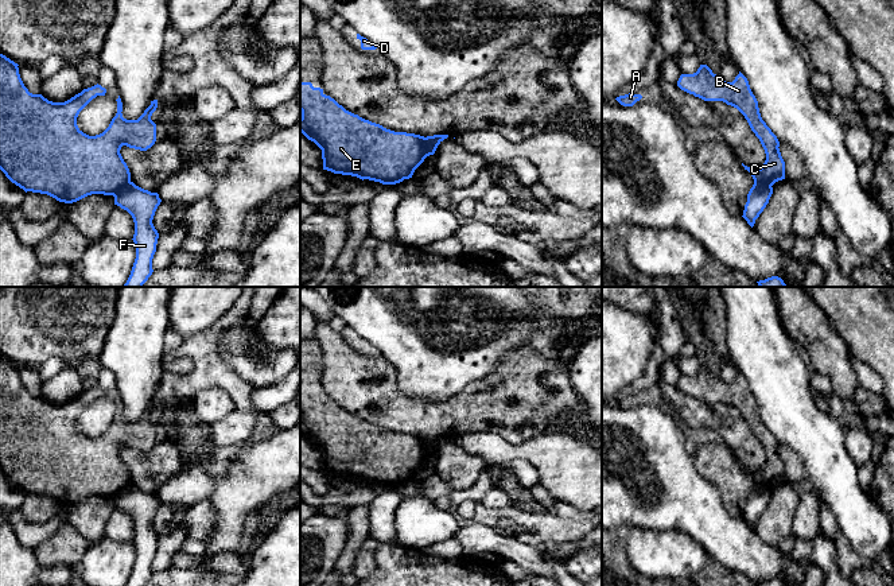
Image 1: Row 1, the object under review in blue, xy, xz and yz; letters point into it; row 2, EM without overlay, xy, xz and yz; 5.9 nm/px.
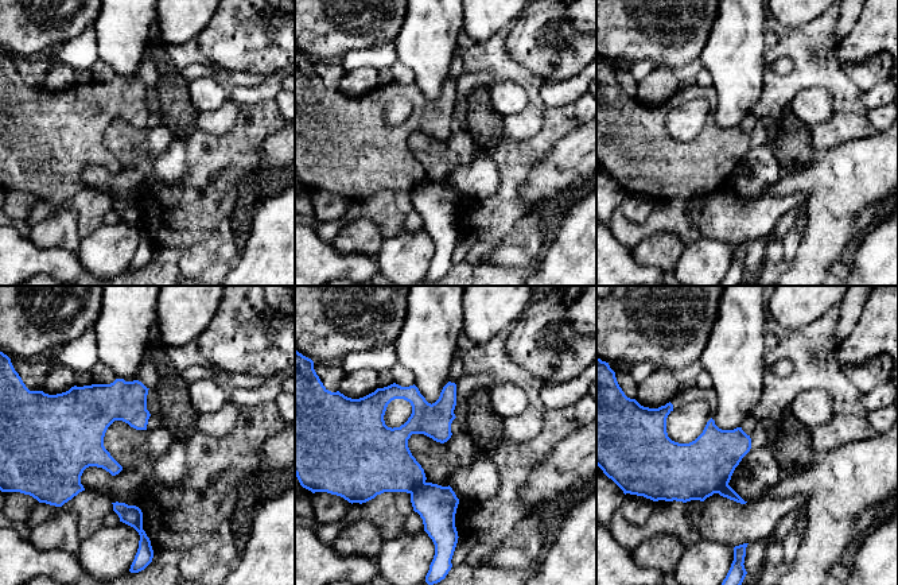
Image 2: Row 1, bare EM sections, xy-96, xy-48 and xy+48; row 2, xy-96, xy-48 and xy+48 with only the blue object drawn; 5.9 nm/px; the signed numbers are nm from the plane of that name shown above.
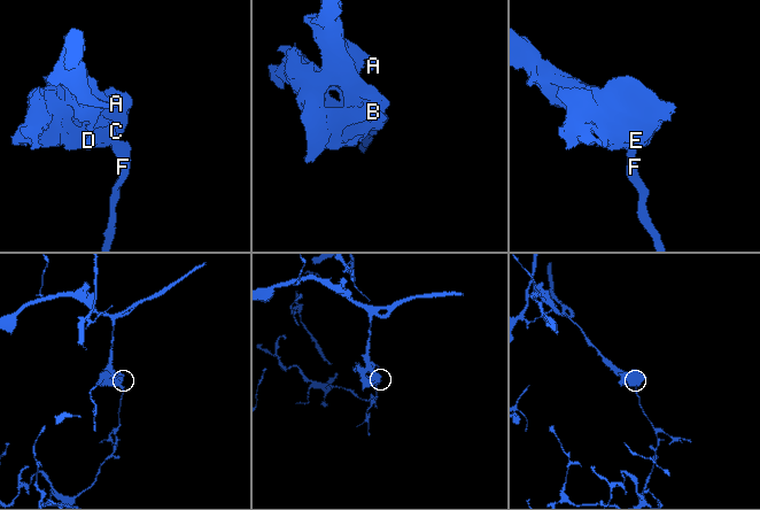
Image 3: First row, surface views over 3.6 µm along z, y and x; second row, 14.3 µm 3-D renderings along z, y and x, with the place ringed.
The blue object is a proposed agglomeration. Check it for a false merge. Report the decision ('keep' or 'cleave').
cleave

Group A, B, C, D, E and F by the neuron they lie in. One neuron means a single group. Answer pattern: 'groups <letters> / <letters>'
groups A B C D E / F

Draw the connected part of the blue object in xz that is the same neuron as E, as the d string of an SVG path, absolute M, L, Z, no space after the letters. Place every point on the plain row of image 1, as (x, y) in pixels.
M300 384L300 434L322 451L323 471L334 476L351 477L382 486L396 486L412 480L415 471L429 458L424 438L394 434L346 412L334 400L326 397L323 391L314 389L311 384Z

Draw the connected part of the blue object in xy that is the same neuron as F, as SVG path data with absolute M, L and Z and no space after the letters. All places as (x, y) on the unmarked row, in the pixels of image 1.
M129 484L114 497L114 507L127 512L135 524L133 544L136 560L125 586L144 586L152 577L152 560L156 554L159 535L152 521L162 501L158 494L151 494Z

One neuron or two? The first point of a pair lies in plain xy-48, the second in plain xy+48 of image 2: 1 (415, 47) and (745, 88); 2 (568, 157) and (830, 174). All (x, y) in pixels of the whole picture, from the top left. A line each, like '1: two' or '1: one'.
1: one
2: one

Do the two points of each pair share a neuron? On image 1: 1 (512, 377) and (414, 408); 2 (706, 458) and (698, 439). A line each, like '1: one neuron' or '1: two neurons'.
1: one neuron
2: two neurons

